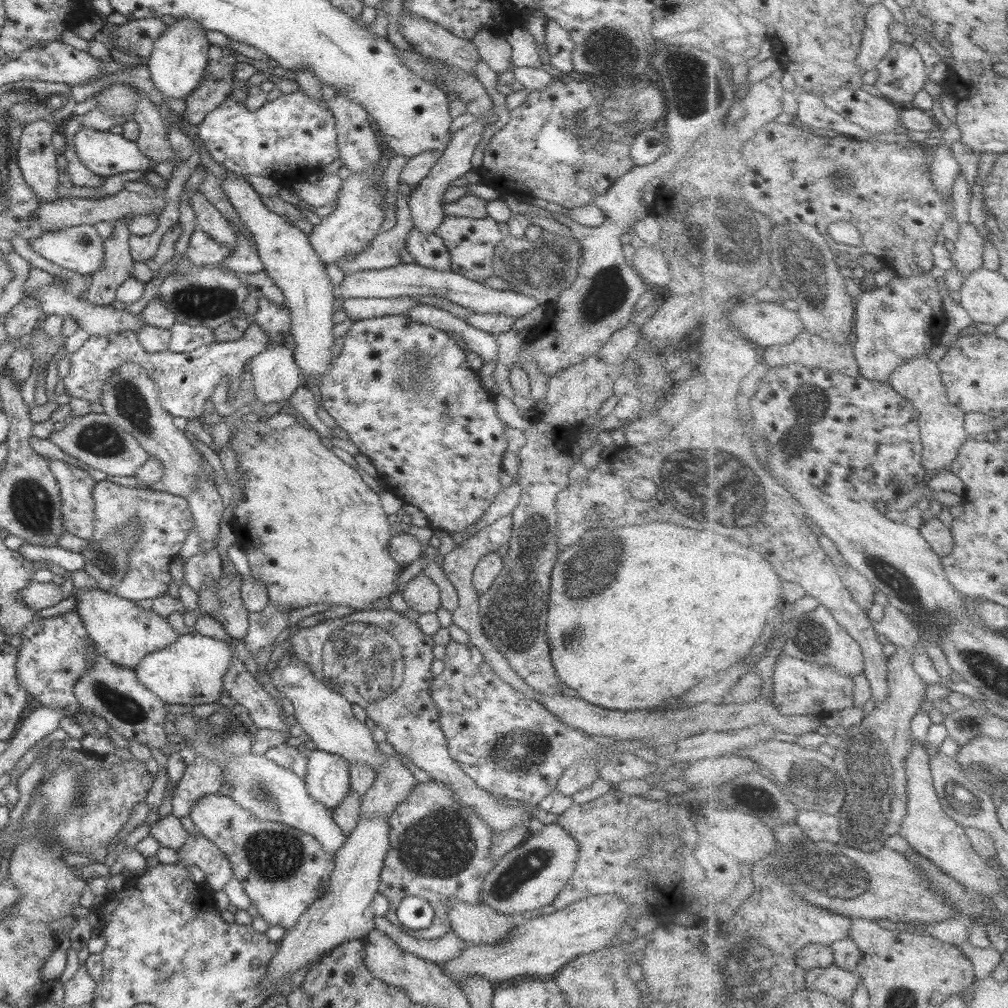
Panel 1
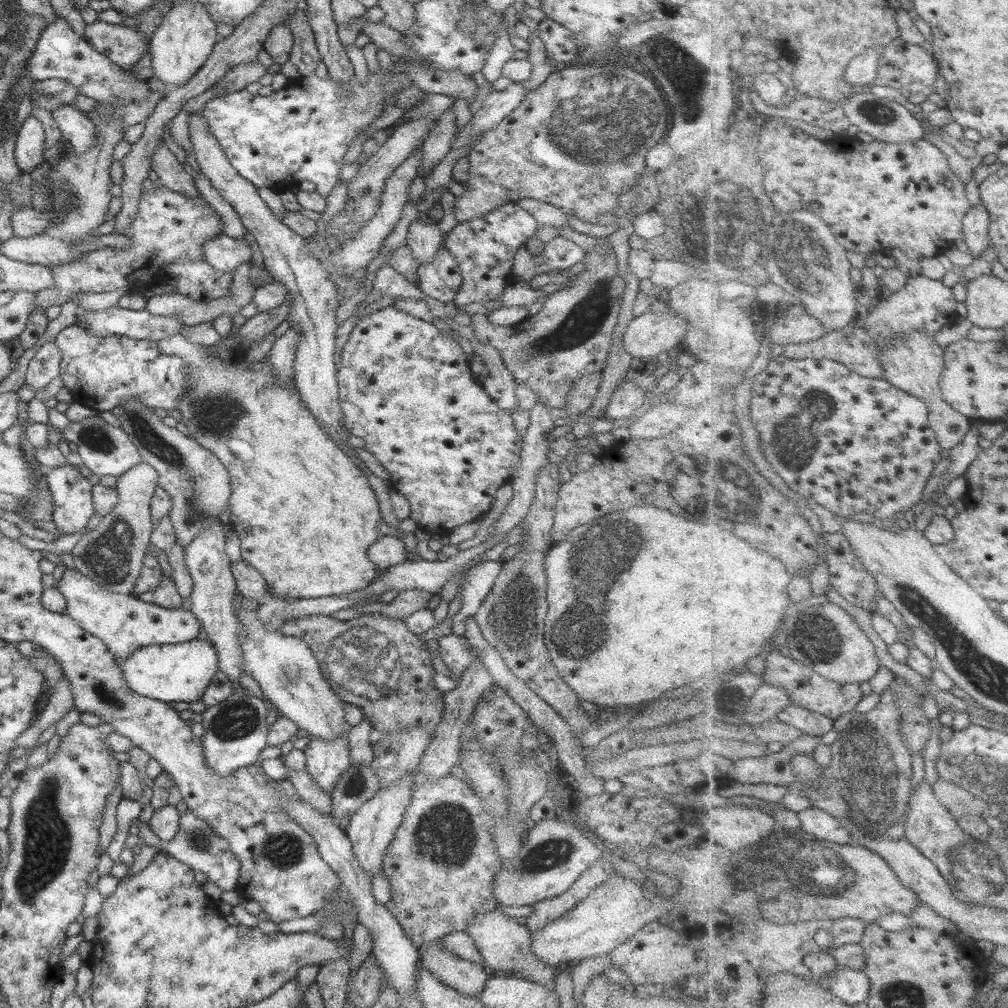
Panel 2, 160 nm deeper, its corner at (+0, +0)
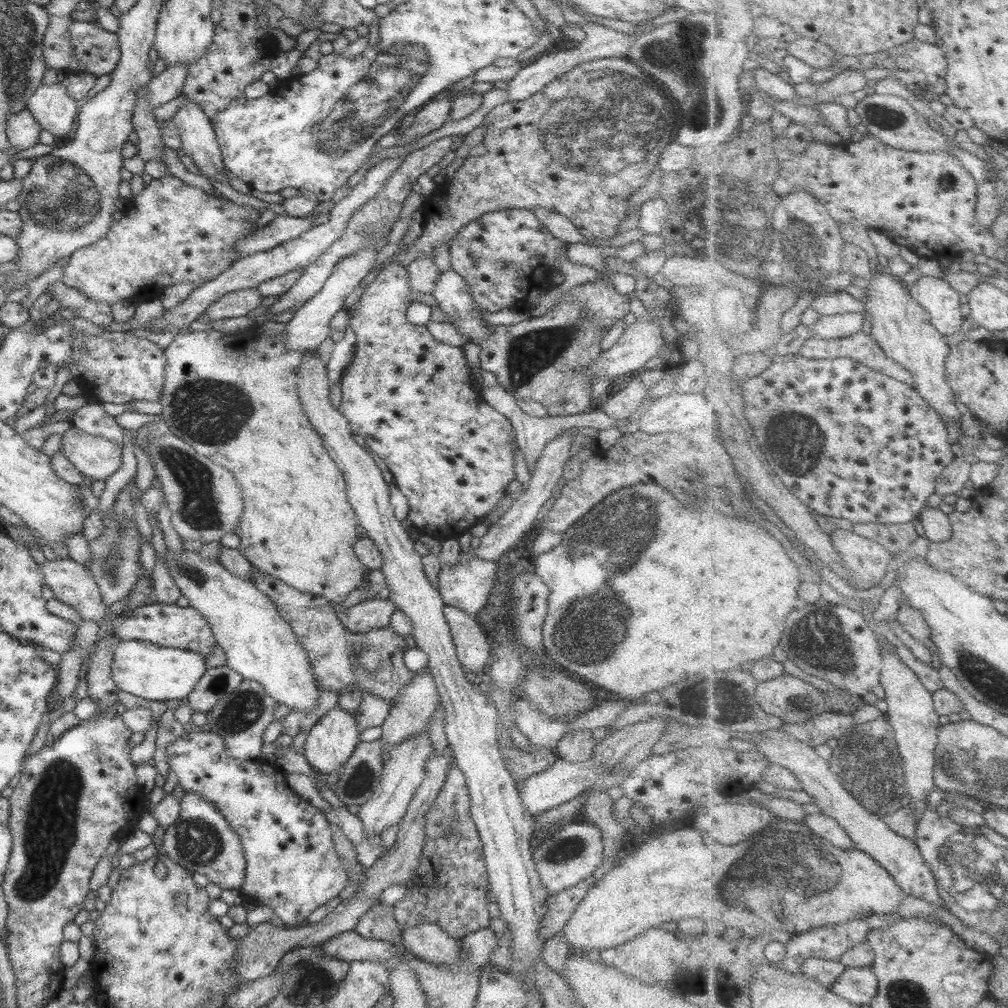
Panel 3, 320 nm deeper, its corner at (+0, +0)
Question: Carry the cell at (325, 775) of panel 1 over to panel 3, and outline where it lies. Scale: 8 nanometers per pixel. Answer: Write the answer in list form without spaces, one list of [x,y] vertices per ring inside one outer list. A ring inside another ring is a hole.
[[[334,708],[327,713],[306,733],[307,741],[304,756],[310,766],[317,768],[321,774],[342,769],[345,762],[352,756],[360,741],[359,728],[355,719],[355,712]]]

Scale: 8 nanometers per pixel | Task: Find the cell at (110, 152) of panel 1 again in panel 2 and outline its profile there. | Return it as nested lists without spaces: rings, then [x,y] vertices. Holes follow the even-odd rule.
[[[60,105],[50,111],[52,118],[58,123],[62,141],[68,140],[77,155],[85,153],[95,143],[96,127],[87,114],[72,105]]]

